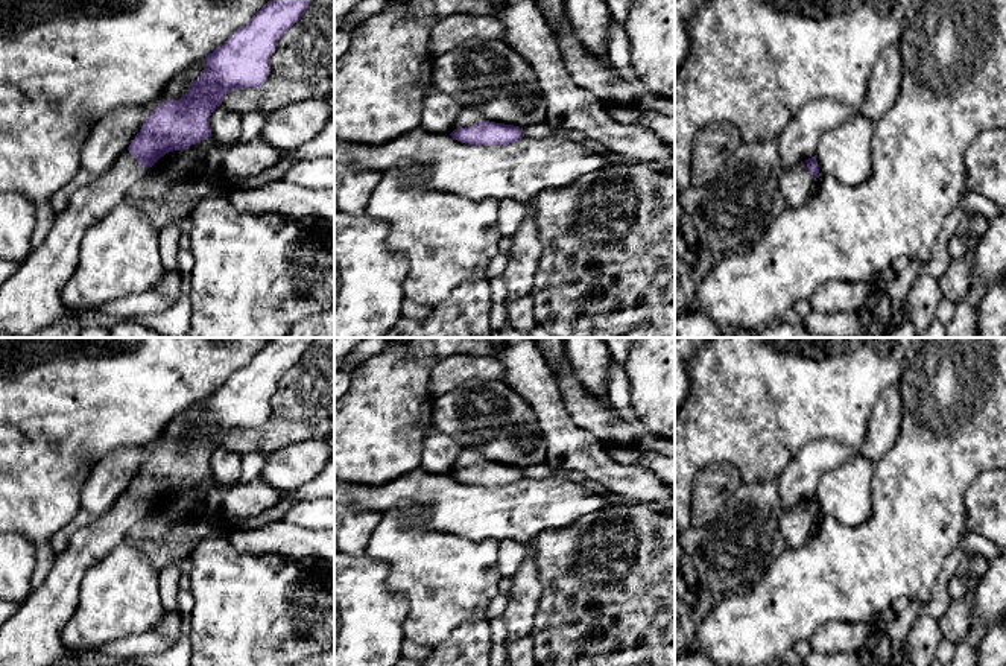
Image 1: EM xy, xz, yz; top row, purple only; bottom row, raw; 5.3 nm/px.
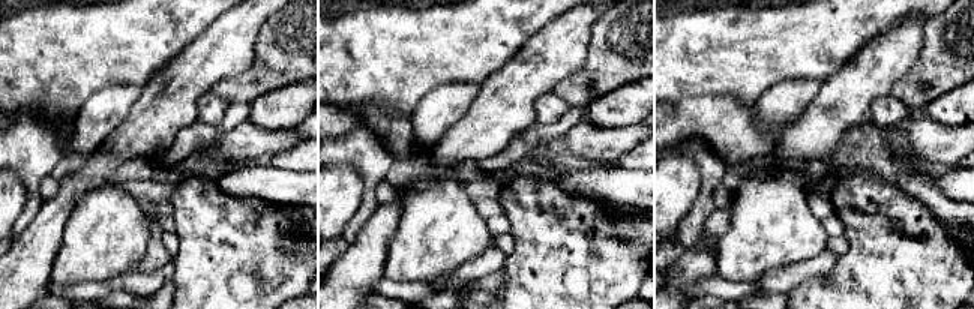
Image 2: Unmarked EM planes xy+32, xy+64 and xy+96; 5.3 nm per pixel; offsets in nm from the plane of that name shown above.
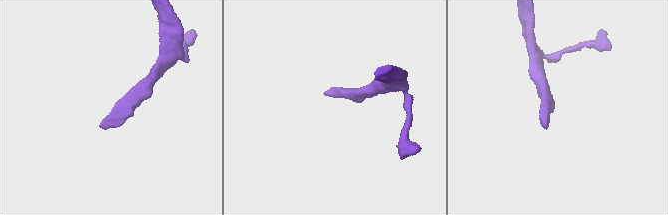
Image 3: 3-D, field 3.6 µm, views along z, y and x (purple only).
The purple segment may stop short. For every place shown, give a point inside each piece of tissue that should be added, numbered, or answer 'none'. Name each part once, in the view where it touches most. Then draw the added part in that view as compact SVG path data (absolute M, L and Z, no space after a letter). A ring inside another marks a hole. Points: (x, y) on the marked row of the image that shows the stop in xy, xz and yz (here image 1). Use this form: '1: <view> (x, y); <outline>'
1: xz (468, 116); M463 106L454 122L454 129L470 128L473 125L479 125L480 122L483 122L483 116L479 111L470 106Z

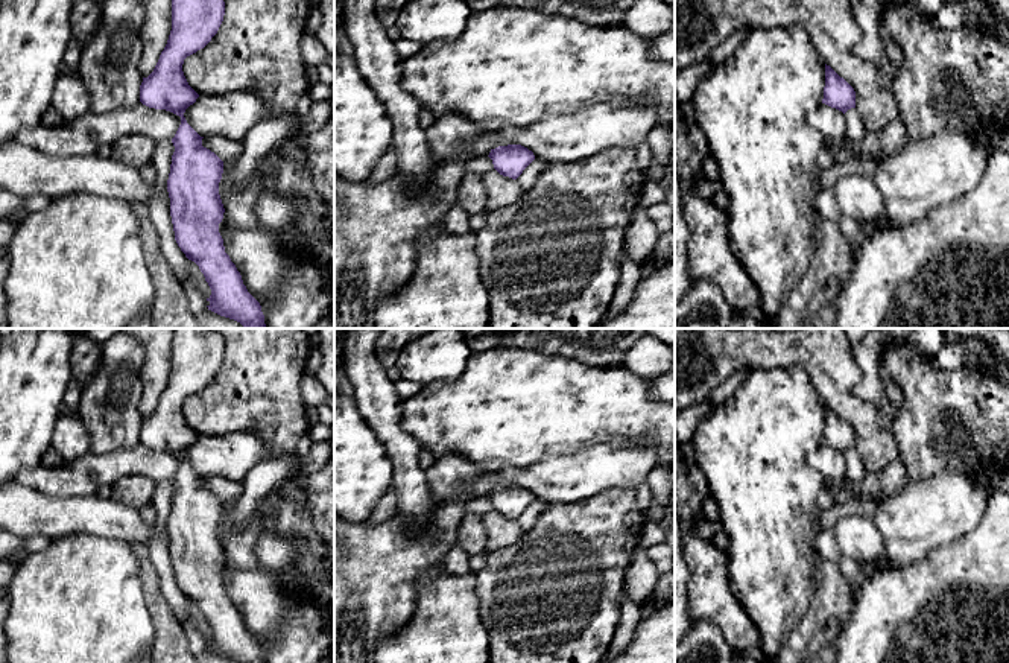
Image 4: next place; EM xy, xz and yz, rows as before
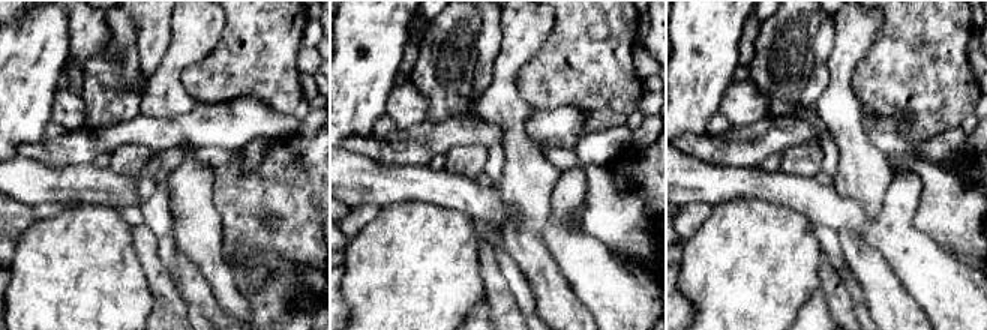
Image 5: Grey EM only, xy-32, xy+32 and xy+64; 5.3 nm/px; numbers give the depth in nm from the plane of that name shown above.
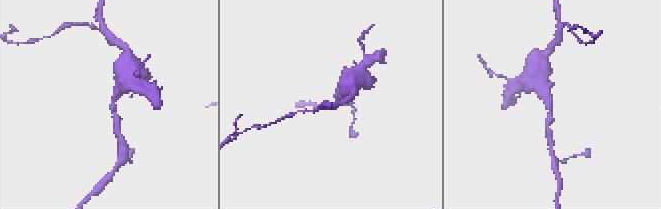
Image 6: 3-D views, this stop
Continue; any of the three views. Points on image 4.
none

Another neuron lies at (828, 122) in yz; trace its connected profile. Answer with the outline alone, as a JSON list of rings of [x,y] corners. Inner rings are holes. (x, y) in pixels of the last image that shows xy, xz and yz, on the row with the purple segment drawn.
[[[821,103],[816,109],[807,113],[805,120],[810,128],[818,131],[824,140],[839,140],[845,135],[845,114],[836,108]]]

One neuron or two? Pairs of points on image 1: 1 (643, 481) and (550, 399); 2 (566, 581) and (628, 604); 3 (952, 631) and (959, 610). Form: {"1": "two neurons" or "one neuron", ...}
{"1": "one neuron", "2": "one neuron", "3": "one neuron"}

